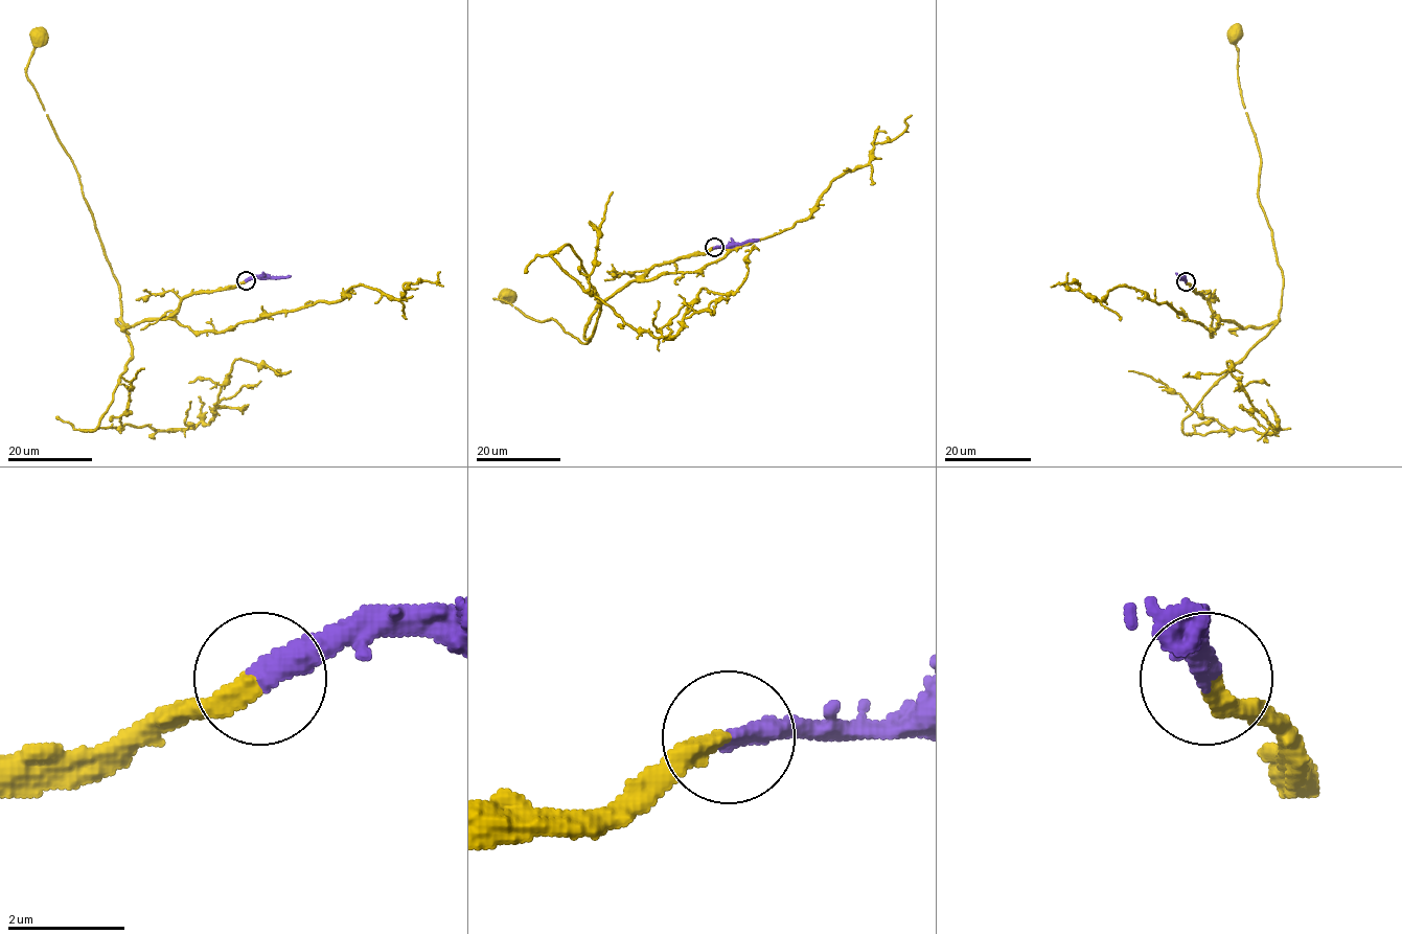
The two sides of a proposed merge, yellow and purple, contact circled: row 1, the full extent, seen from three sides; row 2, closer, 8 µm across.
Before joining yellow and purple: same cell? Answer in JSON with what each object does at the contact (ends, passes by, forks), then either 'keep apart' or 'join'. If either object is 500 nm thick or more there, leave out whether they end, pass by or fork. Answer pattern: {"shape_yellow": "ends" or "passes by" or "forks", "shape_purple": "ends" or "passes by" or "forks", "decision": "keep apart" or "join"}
{"shape_yellow": "ends", "shape_purple": "ends", "decision": "join"}

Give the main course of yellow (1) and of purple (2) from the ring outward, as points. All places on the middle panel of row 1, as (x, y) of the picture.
1: (714, 248), (656, 265), (628, 281), (598, 304), (584, 343), (553, 319), (527, 317), (495, 298), (507, 296)
2: (714, 248), (759, 240)

